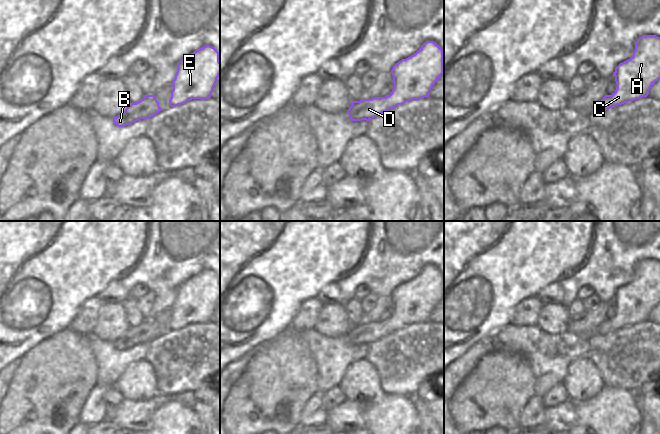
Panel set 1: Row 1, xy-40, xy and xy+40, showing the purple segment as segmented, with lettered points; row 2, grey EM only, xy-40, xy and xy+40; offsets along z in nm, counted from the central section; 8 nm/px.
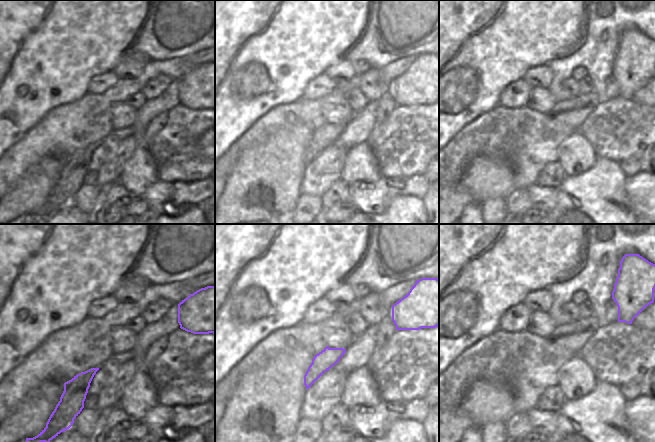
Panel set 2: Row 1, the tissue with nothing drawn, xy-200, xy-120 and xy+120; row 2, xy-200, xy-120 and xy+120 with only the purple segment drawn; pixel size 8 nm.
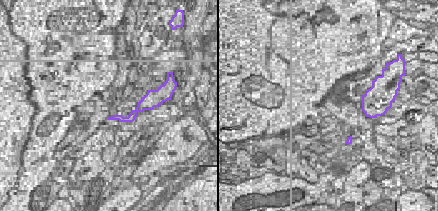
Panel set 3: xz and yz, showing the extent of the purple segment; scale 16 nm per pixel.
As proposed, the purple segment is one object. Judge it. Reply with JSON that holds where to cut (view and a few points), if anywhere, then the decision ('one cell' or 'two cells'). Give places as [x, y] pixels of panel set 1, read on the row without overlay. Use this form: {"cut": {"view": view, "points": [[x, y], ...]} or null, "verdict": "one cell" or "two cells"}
{"cut": null, "verdict": "one cell"}

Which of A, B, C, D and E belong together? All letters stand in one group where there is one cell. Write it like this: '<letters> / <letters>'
A B C D E

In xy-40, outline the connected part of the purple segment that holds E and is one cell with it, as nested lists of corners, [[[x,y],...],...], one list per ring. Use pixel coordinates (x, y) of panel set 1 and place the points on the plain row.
[[[206,269],[177,288],[177,296],[171,307],[173,314],[169,328],[182,329],[192,323],[208,323],[220,300],[219,276]]]

